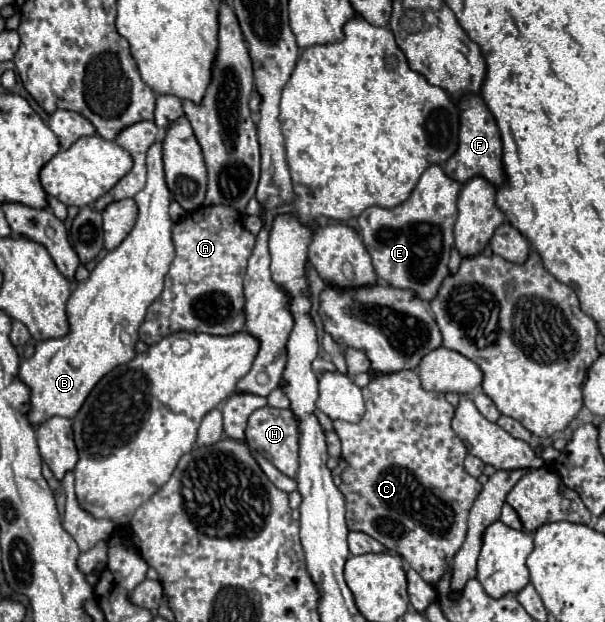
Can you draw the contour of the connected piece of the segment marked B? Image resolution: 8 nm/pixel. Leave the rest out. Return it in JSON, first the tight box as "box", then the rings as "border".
{"box":[19,140,175,426],"border":[[[157,140],[147,152],[147,186],[135,196],[135,202],[139,206],[139,218],[129,236],[115,248],[111,250],[91,272],[91,276],[85,282],[79,282],[67,302],[67,316],[71,330],[63,338],[53,338],[39,342],[35,346],[35,354],[27,358],[21,368],[19,368],[19,378],[21,382],[29,388],[29,412],[27,420],[31,426],[39,426],[45,420],[53,416],[63,416],[63,418],[75,418],[79,408],[83,406],[85,398],[93,390],[93,386],[115,366],[127,364],[135,356],[135,342],[137,342],[137,330],[145,318],[145,312],[153,300],[163,290],[163,280],[169,270],[169,264],[175,256],[173,240],[171,240],[171,228],[173,222],[169,218],[169,204],[171,204],[171,194],[165,184],[165,172],[163,172],[163,142]]]}

